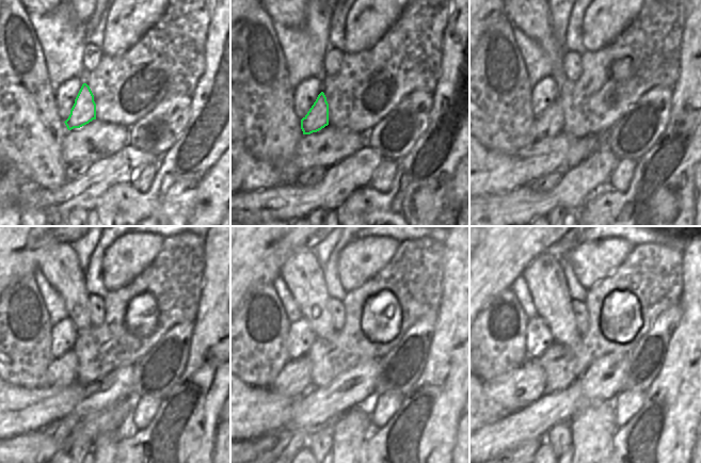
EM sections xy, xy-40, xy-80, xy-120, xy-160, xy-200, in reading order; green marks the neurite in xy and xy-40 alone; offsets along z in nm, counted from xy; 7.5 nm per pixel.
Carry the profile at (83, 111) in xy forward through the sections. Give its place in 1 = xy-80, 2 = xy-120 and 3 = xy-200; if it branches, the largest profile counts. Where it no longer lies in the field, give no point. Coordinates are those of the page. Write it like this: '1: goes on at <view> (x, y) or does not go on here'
1: goes on at xy-80 (550, 123)
2: goes on at xy-120 (62, 371)
3: goes on at xy-200 (522, 386)

